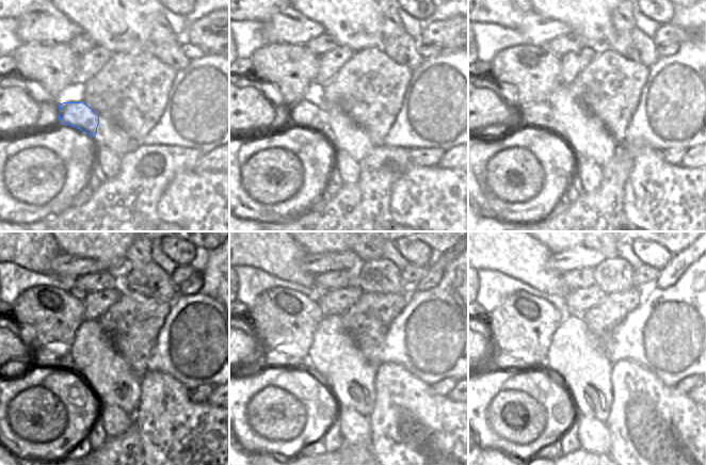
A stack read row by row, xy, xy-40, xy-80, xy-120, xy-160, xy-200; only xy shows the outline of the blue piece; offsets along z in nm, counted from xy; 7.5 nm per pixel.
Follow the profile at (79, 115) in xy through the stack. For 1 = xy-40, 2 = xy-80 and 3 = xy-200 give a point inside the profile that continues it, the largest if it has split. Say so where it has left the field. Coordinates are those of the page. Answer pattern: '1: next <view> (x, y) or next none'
1: next xy-40 (304, 113)
2: next xy-80 (538, 115)
3: next xy-200 (500, 361)

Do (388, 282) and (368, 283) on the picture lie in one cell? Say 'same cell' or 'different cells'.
same cell

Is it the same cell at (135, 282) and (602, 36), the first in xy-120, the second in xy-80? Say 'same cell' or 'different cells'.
different cells

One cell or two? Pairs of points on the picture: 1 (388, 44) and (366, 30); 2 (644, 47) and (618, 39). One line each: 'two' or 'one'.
1: two
2: one

